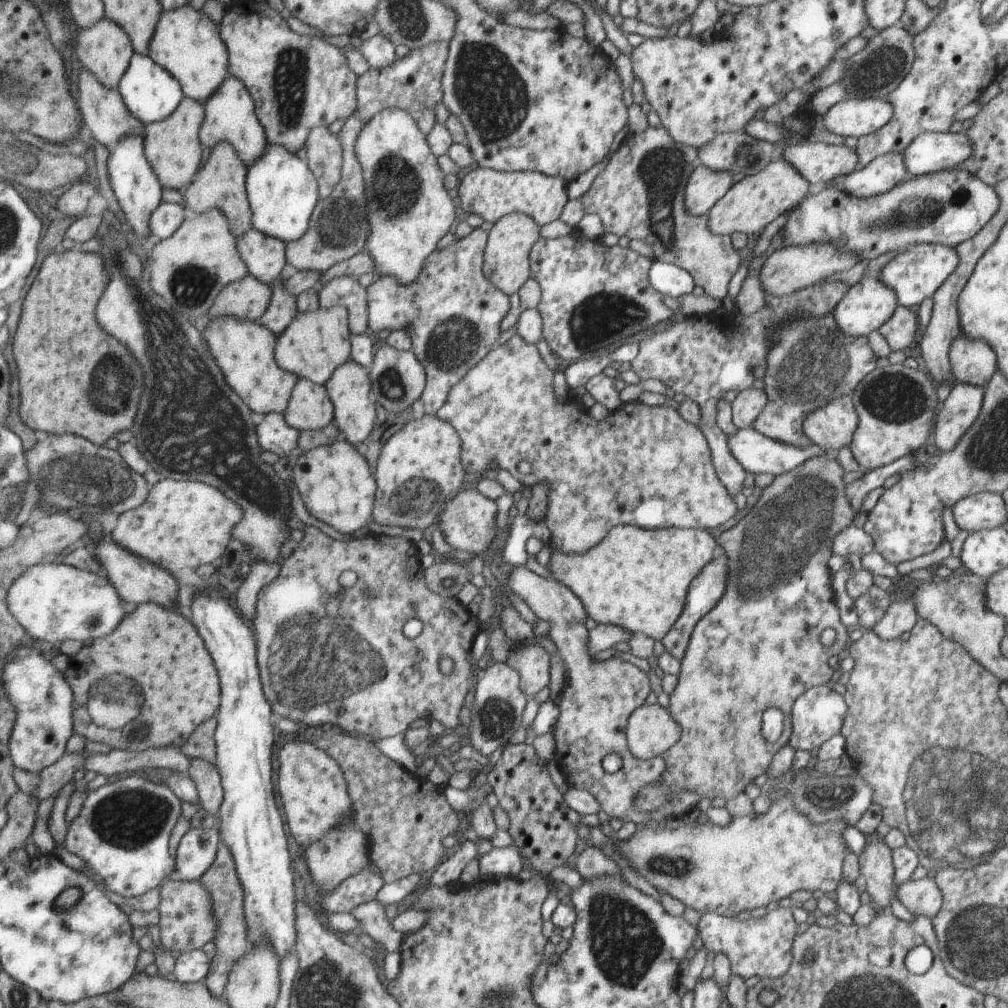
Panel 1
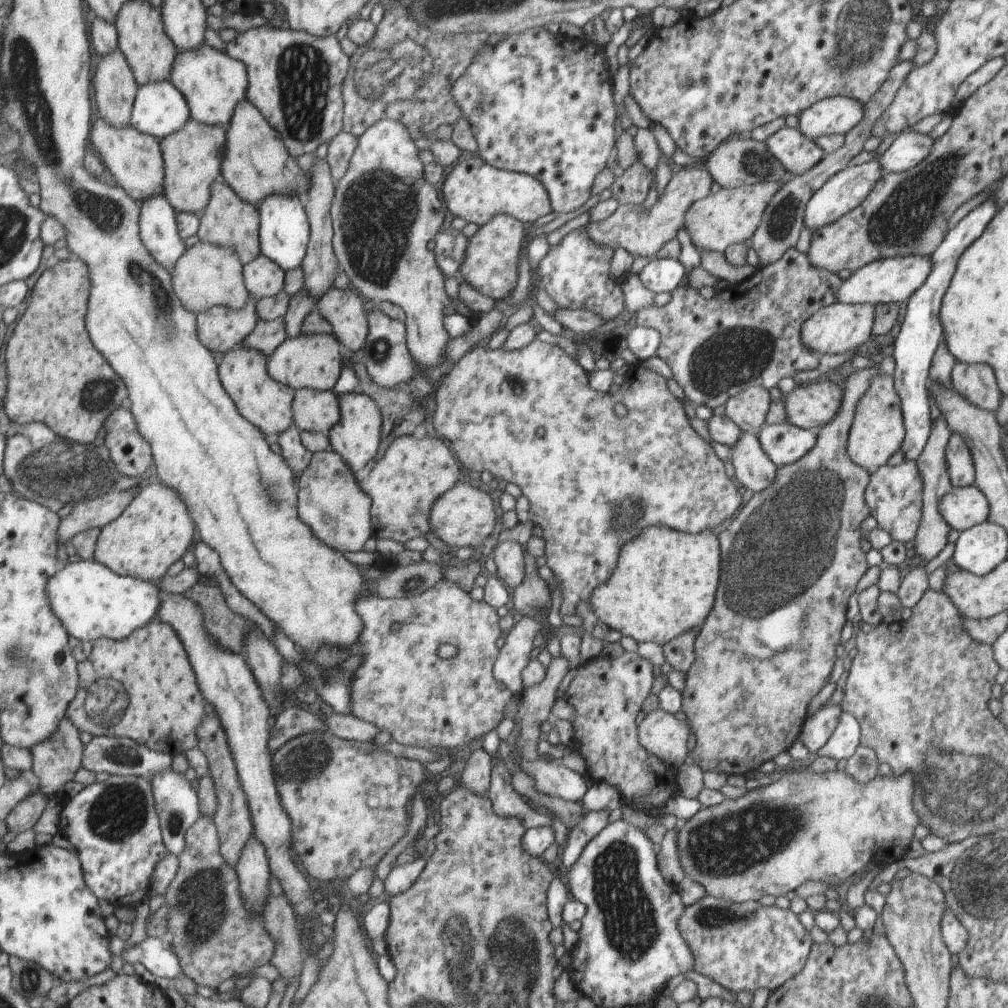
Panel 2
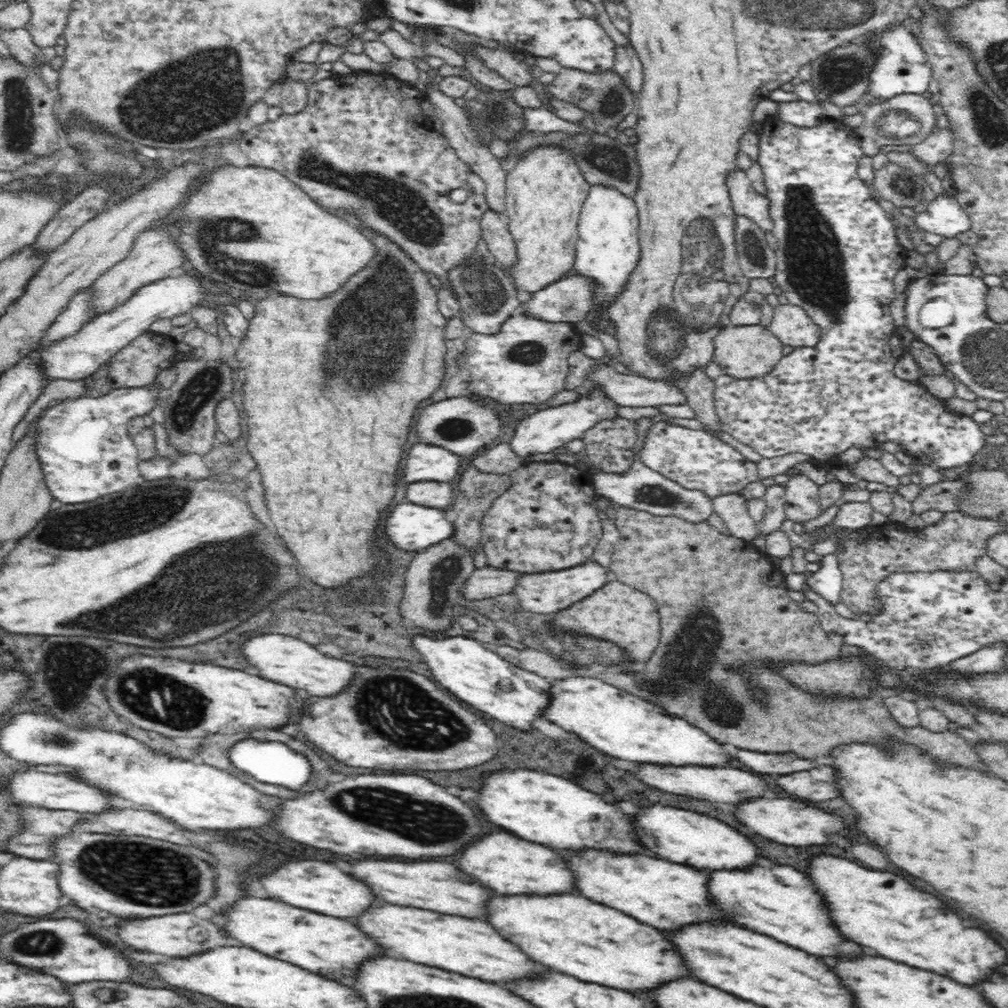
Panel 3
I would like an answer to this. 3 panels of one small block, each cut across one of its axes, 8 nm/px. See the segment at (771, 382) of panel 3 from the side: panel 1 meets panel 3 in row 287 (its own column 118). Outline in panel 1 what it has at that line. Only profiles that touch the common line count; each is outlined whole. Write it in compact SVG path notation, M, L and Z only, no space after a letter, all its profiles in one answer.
M136 773L124 776L88 795L81 813L71 823L67 848L84 859L94 872L102 875L106 886L112 891L128 898L144 896L164 885L176 870L178 861L177 856L172 854L171 840L176 826L184 818L182 803L183 800L168 785L156 784Z

